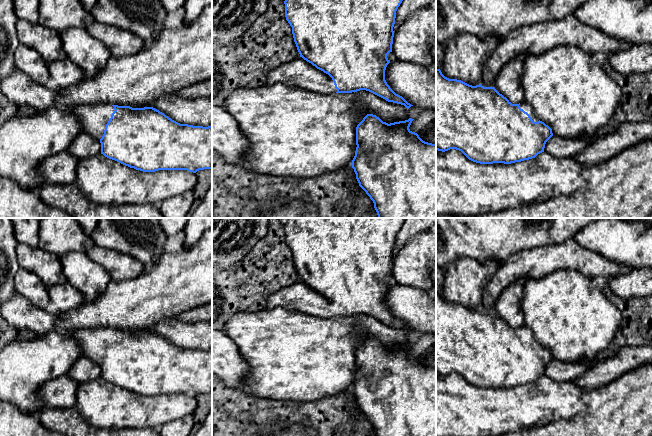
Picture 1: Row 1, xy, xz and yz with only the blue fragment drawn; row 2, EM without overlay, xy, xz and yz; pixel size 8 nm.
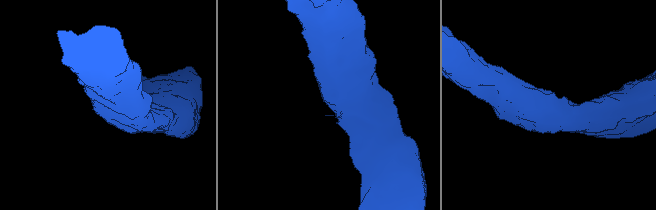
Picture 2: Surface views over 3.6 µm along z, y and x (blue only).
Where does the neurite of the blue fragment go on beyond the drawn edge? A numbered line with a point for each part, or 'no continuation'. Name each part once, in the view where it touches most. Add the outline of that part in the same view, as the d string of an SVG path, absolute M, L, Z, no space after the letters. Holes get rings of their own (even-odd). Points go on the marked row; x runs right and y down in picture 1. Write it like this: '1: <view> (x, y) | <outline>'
1: xz (299, 72) | M298 57L291 62L282 63L271 70L266 84L272 85L277 82L321 94L337 92L332 78L302 57Z

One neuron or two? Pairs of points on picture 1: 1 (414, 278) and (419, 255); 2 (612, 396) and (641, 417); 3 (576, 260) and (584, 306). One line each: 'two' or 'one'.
1: one
2: one
3: two

